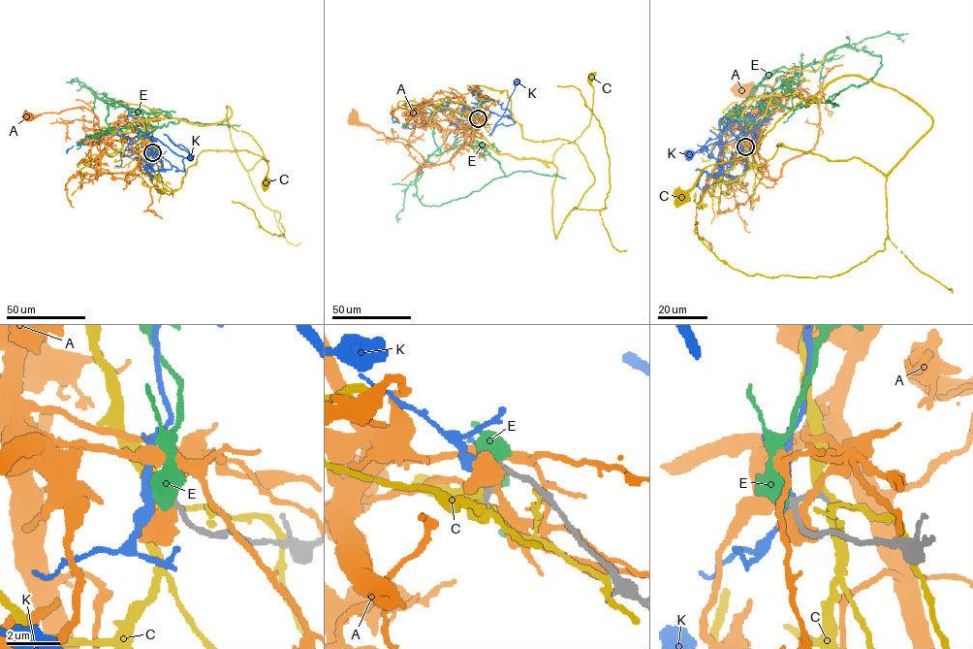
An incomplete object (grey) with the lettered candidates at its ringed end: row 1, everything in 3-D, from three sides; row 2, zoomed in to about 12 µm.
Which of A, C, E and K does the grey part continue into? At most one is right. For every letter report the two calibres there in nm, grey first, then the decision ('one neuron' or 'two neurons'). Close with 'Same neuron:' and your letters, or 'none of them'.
A: 320 nm thick on the grey side, 360 nm on the other; two neurons
C: 240 nm thick on the grey side, 320 nm on the other; two neurons
E: 190 nm thick on the grey side, 650 nm on the other; two neurons
K: 180 nm thick on the grey side, 120 nm on the other; two neurons
Same neuron: none of them

